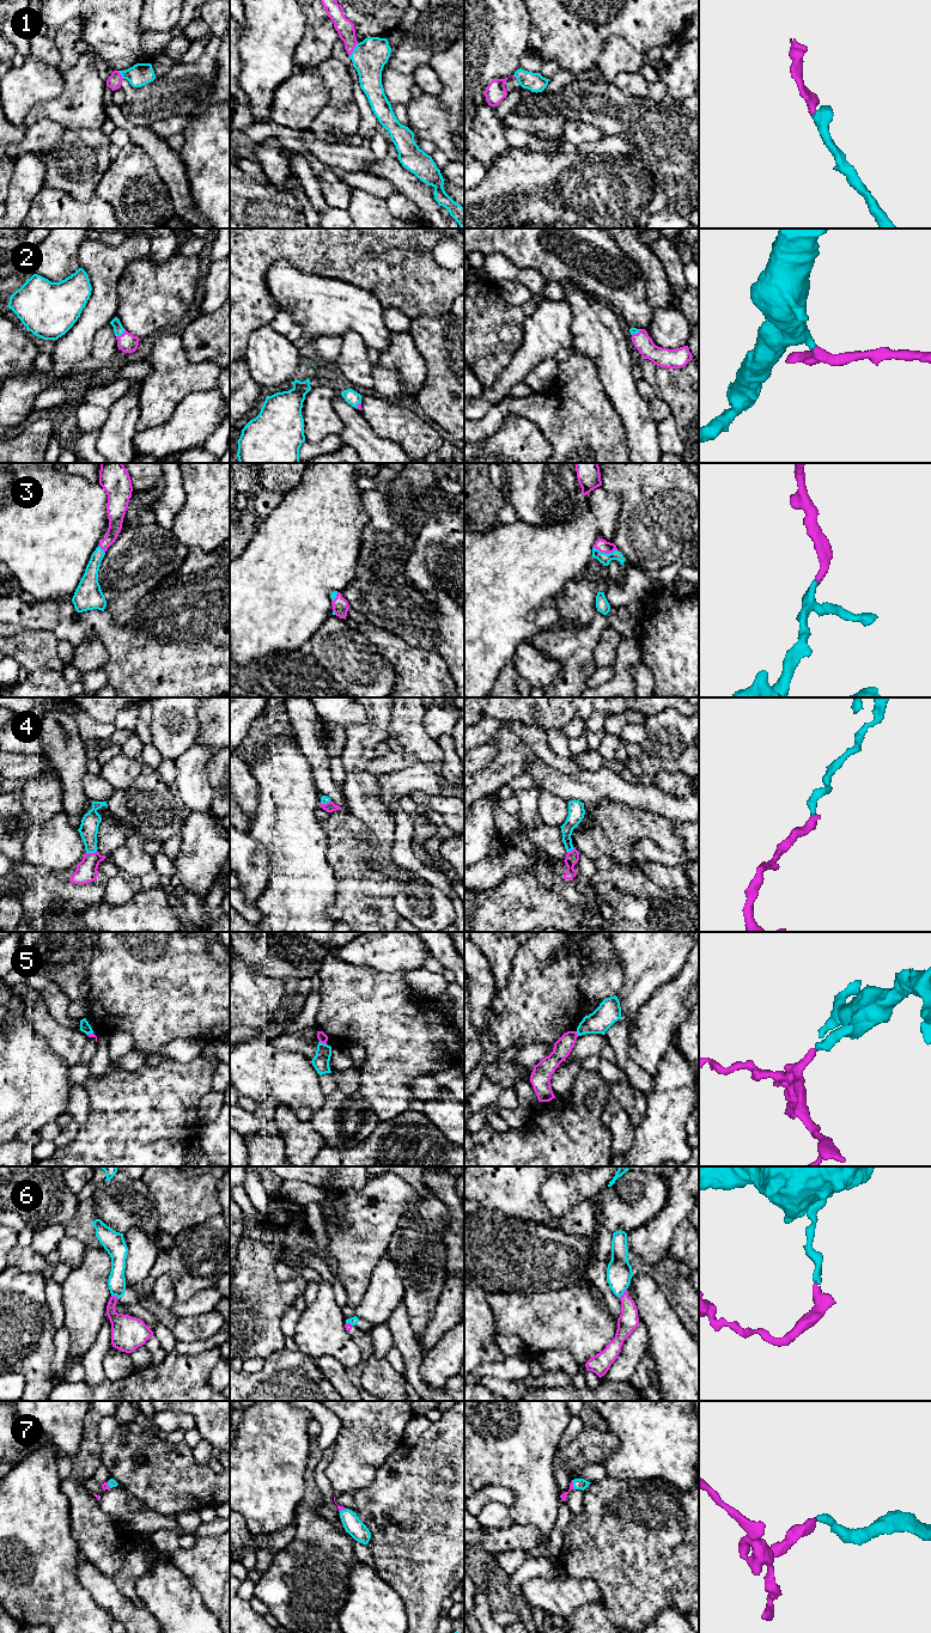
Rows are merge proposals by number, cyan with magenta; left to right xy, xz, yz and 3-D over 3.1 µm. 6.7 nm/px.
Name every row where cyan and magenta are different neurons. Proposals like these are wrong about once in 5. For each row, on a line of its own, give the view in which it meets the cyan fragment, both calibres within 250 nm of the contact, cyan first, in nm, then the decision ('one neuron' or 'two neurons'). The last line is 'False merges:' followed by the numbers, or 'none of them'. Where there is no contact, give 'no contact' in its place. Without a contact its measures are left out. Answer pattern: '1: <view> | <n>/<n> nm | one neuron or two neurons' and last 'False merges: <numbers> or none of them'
1: xz | 220/120 nm | one neuron
2: xy | 70/140 nm | one neuron
3: yz | 70/80 nm | one neuron
4: xy | 130/140 nm | one neuron
5: xz | 110/70 nm | two neurons
6: yz | 180/140 nm | two neurons
7: yz | 80/50 nm | one neuron
False merges: 5, 6

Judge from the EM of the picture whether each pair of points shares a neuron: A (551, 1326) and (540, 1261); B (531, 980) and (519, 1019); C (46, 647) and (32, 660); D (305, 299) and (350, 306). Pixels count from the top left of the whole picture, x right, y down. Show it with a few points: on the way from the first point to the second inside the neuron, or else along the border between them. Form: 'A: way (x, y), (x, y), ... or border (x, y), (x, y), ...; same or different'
A: border (572, 1284), (558, 1290), (517, 1293); different
B: way (531, 989), (531, 1007), (529, 1010); same
C: way (42, 651), (36, 657); same
D: way (316, 303), (322, 306), (339, 306); same

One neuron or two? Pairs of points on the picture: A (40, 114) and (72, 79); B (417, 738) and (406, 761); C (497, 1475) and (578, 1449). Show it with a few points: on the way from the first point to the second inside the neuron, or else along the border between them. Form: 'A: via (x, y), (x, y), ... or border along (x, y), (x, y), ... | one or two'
A: via (50, 109), (54, 109), (72, 90) | one
B: border along (390, 750), (412, 754), (418, 760) | two
C: border along (558, 1449), (554, 1456), (554, 1466) | two

